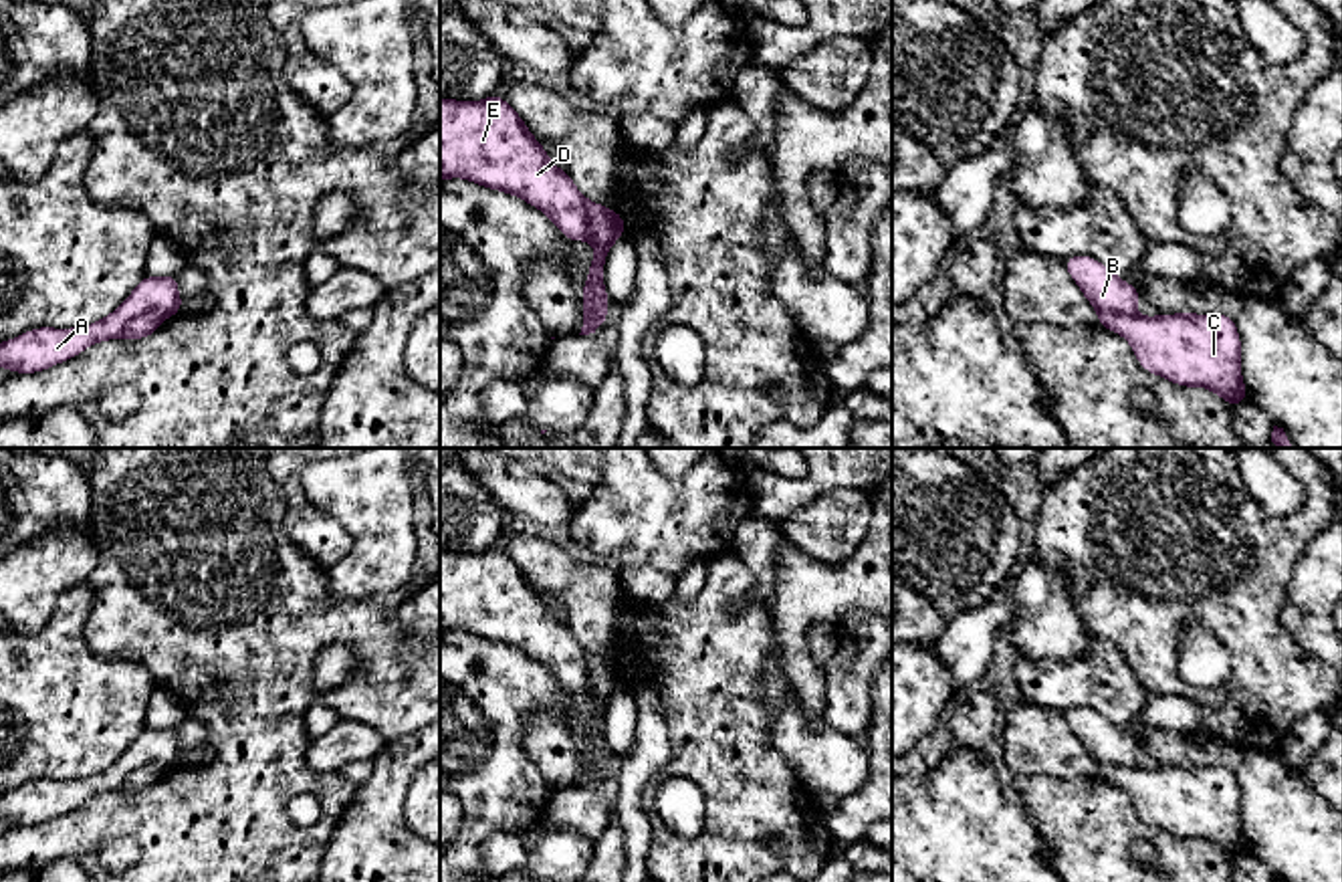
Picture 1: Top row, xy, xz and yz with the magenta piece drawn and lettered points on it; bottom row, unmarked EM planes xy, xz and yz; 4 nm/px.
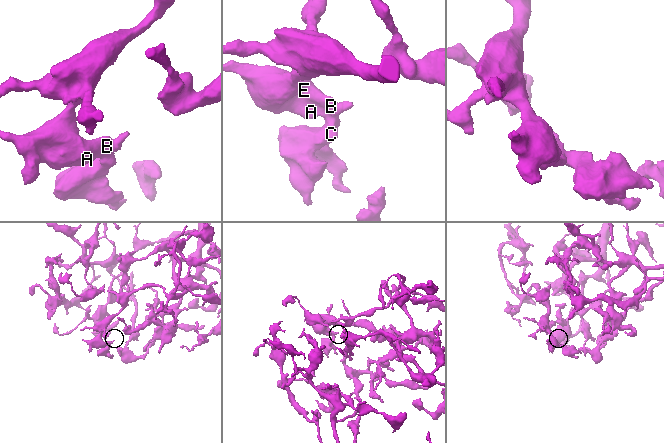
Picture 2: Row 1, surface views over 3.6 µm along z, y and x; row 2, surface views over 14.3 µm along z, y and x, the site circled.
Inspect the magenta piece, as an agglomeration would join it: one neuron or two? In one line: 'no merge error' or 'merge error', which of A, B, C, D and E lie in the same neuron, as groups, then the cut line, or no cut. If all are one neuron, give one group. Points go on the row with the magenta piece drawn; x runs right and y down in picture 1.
merge error; groups A B D E / C; cut xy (164, 315), (140, 313), (120, 336)

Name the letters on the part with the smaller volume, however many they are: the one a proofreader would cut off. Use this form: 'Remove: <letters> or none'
Remove: C

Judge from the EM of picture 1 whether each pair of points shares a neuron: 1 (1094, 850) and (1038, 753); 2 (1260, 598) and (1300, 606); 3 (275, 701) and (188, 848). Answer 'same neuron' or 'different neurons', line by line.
1: different neurons
2: different neurons
3: same neuron

